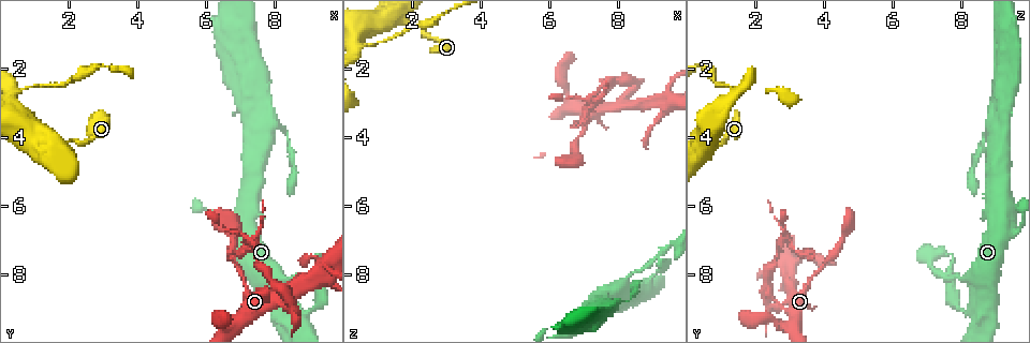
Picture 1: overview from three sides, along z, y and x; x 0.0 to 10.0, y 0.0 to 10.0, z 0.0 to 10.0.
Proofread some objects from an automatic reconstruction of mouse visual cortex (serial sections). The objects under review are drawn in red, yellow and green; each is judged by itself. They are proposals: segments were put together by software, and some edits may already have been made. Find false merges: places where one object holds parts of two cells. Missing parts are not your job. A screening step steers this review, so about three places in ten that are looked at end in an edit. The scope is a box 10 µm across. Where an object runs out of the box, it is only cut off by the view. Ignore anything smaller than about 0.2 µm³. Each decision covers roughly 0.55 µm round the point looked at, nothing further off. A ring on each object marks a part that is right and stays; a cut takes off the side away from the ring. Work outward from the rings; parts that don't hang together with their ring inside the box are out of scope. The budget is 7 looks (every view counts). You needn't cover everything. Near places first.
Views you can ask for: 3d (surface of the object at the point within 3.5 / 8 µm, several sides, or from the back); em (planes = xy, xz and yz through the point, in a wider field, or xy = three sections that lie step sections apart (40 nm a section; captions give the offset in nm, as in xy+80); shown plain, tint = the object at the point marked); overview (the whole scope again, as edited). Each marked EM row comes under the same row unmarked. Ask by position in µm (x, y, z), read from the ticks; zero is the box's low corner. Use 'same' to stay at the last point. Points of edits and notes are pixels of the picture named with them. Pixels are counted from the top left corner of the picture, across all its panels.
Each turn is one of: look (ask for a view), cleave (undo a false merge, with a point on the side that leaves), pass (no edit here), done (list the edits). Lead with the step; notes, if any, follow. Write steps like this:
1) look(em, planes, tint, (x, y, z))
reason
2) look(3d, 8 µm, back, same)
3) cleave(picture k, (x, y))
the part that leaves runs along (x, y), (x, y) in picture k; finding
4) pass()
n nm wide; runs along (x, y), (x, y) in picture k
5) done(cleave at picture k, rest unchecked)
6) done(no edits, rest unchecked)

look(3d, 3.5 µm, (8.55, 8.85, 2.40))
abrupt turn

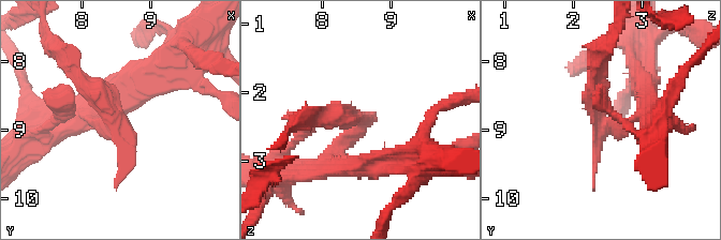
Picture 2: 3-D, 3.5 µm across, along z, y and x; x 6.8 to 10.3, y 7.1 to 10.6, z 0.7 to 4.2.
look(em, xy, step 5, tint, (8.50, 8.80, 2.40))

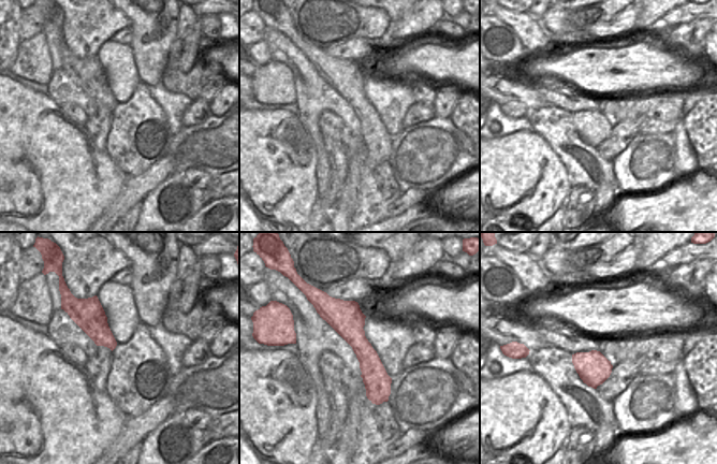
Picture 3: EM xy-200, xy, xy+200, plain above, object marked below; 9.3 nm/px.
cleave(picture 2, (124, 167))
two cells meet here

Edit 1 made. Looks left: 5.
look(overview)

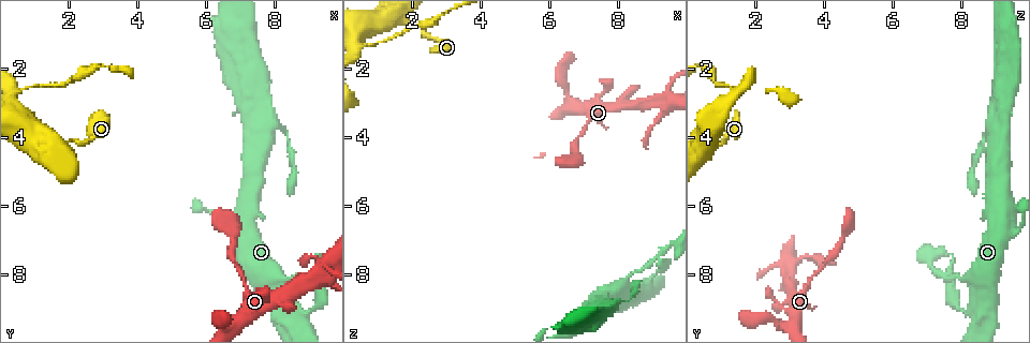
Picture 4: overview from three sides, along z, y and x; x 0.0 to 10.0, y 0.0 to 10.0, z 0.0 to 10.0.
look(3d, 3.5 µm, (0.80, 2.50, 1.25))
a narrow waist

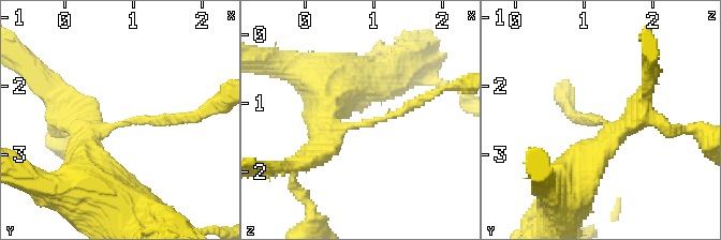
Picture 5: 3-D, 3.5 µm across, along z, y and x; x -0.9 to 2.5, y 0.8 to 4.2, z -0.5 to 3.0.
look(em, xy, step 2, tint, (0.80, 2.50, 1.30))
arms of 150, 350 nm; now the EM

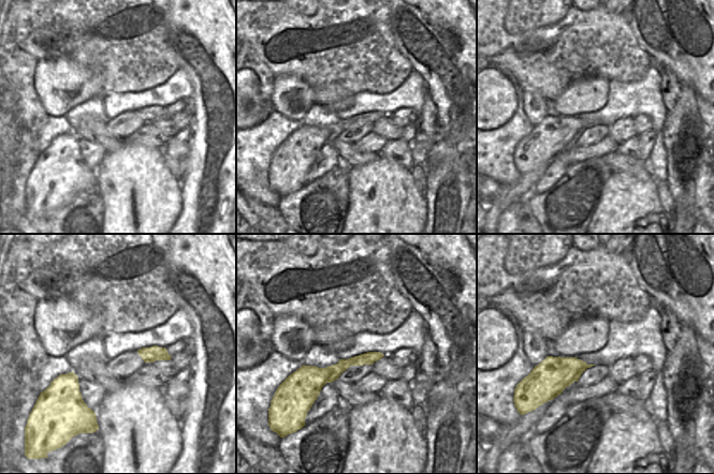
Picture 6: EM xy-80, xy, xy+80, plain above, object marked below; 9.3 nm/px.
pass()
runs along (379, 355), (331, 373), (303, 370) in picture 6; one cell here

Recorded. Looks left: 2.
look(3d, 8 µm, (8.10, 8.10, 8.35))
thick turns thin

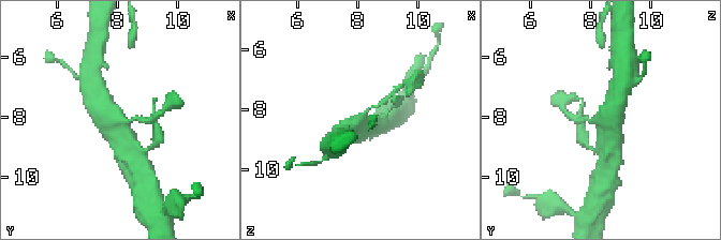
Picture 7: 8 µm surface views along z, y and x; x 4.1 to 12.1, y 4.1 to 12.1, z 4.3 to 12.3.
look(em, planes, tint, same)
now the EM

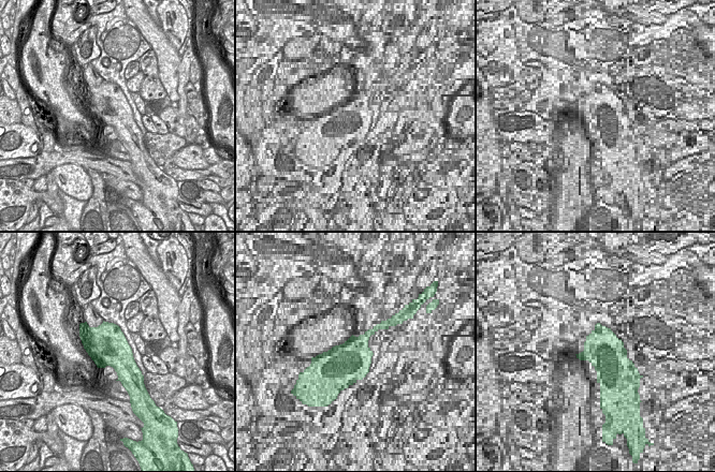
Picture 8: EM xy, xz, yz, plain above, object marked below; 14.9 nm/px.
pass()
arms of 150, 600 nm; runs along (346, 133), (368, 109), (384, 101) in picture 7; all the same cell

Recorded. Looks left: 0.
done(cleave at picture 2, rest unchecked)

